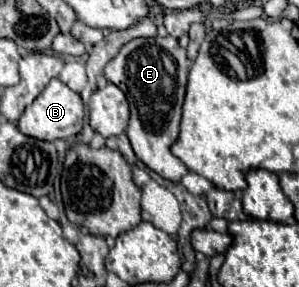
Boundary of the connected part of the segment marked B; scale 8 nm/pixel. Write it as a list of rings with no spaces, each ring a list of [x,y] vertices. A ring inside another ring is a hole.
[[[51,79],[49,85],[41,91],[41,95],[23,111],[17,127],[21,133],[29,137],[55,141],[55,139],[75,137],[83,127],[83,117],[85,117],[85,111],[83,111],[81,97],[73,89],[69,89],[65,83],[61,83],[59,79]]]

